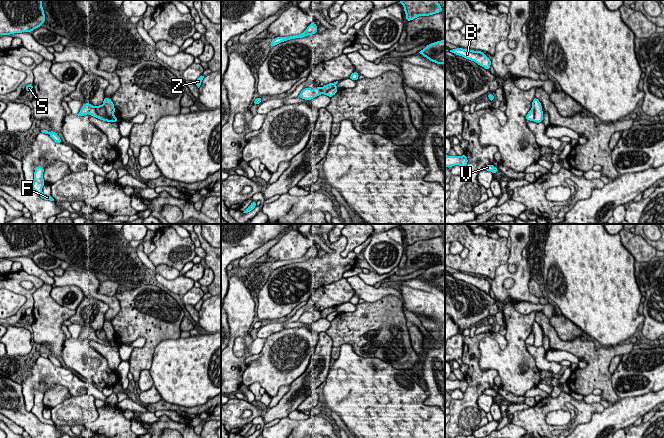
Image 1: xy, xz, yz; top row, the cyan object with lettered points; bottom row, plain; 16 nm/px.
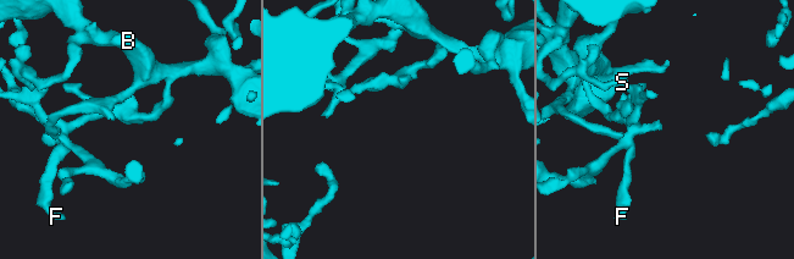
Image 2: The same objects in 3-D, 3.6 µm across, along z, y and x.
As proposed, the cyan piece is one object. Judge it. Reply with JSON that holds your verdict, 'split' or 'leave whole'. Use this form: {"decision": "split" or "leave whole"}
{"decision": "split"}

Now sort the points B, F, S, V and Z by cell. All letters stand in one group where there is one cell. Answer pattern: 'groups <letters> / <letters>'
groups B S Z / F V

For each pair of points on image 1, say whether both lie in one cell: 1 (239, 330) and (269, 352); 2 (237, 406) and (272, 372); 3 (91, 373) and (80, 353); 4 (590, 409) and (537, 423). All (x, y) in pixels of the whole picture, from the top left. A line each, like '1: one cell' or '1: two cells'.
1: two cells
2: two cells
3: one cell
4: one cell

